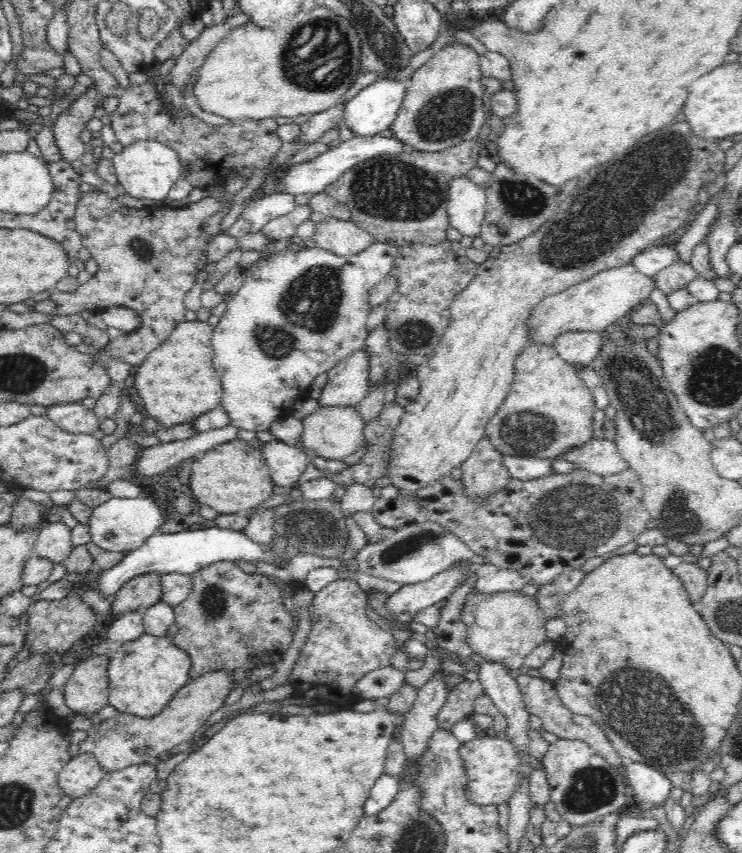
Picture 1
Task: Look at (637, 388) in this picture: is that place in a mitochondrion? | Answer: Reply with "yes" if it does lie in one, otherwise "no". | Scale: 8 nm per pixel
yes

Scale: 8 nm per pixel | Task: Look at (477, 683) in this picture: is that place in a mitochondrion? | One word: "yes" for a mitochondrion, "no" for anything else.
no

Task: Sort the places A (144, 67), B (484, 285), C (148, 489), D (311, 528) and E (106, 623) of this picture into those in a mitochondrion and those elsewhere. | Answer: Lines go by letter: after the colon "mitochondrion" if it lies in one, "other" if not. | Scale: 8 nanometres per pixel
A: other
B: other
C: other
D: mitochondrion
E: other

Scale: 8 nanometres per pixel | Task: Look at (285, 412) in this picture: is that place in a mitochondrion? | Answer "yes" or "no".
no

